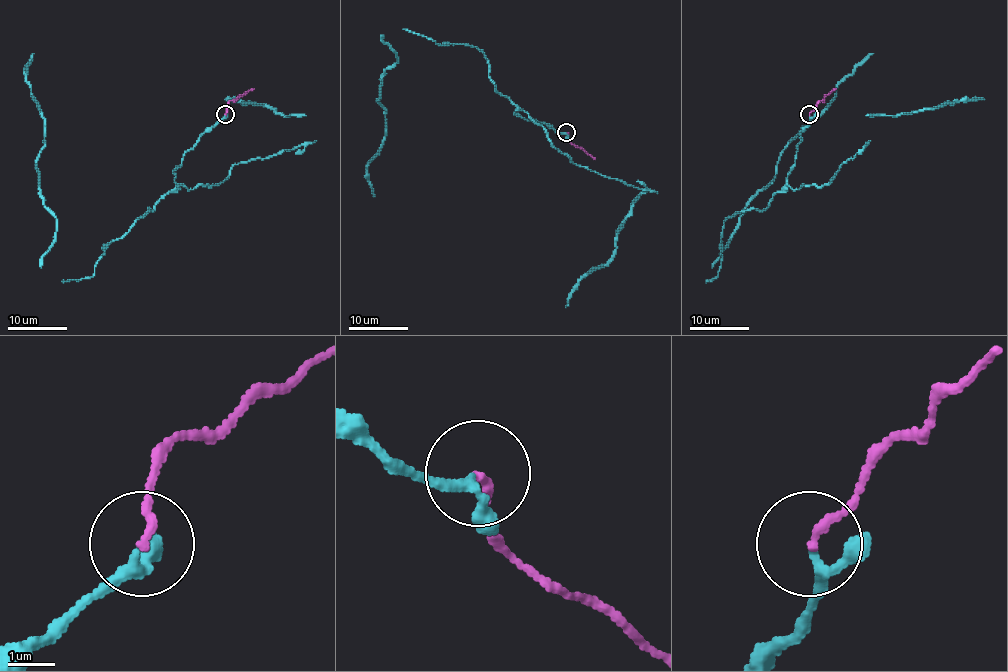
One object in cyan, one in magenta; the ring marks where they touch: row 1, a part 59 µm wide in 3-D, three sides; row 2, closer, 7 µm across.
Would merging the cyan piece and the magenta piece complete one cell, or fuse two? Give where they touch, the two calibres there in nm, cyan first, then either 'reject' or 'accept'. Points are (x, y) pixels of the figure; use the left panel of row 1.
place (225, 114); calibres 180 and 180 nm; accept

